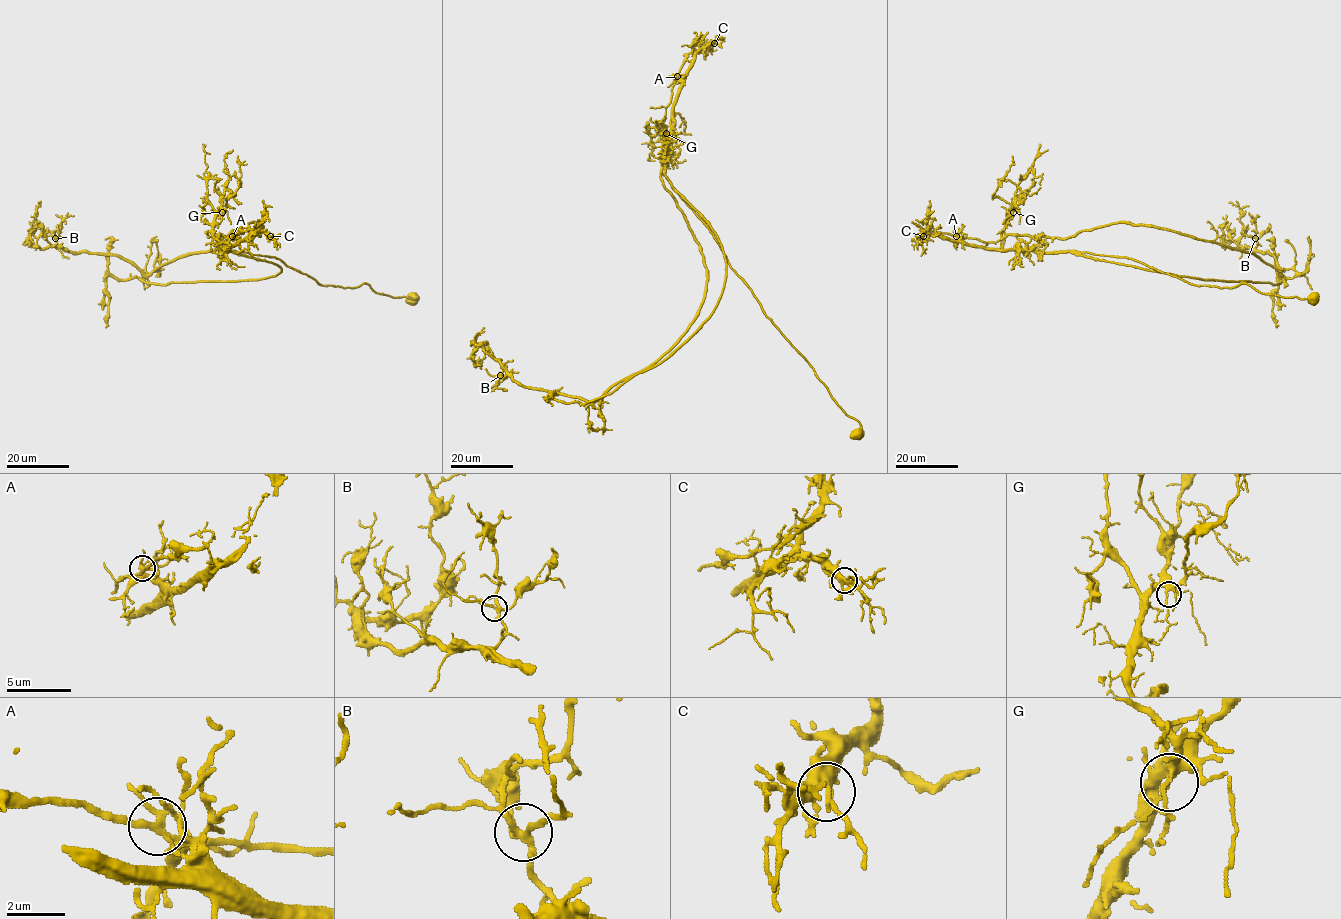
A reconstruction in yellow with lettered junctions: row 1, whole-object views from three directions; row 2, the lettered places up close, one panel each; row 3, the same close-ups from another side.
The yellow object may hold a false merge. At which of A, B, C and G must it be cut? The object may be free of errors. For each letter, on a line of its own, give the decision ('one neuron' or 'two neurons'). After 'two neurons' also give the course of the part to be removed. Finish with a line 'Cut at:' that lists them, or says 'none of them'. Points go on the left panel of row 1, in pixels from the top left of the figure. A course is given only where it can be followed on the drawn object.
A: two neurons; course (233, 236), (216, 237), (262, 226), (251, 239), (143, 275), (115, 255), (32, 246), (38, 201)
B: one neuron
C: one neuron
G: one neuron
Cut at: A

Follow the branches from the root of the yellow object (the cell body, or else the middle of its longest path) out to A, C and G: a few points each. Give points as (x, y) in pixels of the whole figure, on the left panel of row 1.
A: (412, 297), (377, 293), (366, 283), (323, 286), (276, 257), (220, 252), (236, 241), (233, 236)
C: (412, 297), (377, 293), (366, 283), (323, 286), (276, 257), (220, 252), (257, 232), (270, 236)
G: (412, 297), (377, 293), (366, 283), (323, 286), (276, 257), (220, 252), (212, 224), (222, 212)

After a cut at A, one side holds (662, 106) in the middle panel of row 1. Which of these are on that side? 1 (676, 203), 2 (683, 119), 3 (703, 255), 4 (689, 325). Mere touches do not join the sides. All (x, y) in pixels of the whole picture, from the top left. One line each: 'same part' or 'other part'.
1: same part
2: same part
3: same part
4: same part

